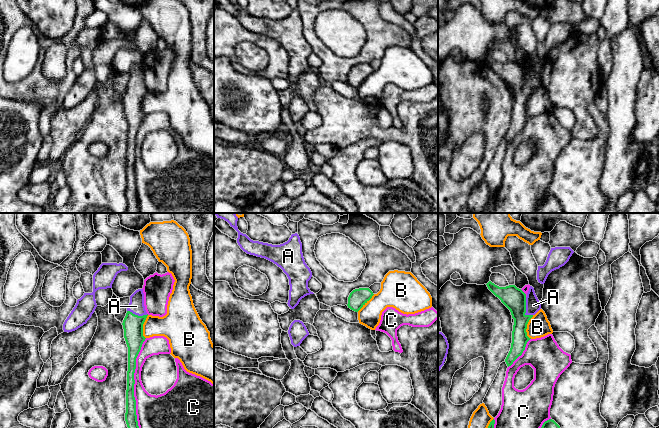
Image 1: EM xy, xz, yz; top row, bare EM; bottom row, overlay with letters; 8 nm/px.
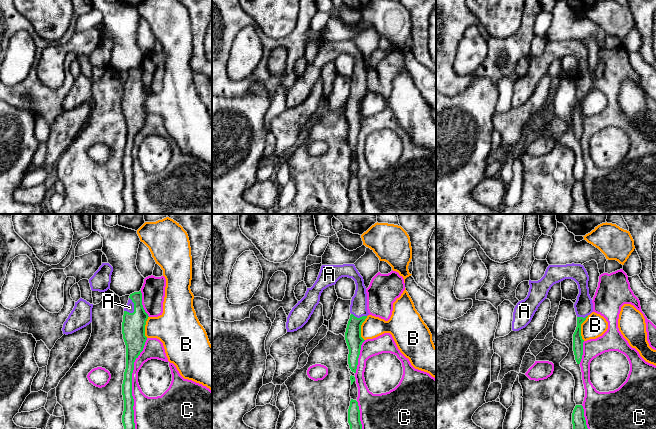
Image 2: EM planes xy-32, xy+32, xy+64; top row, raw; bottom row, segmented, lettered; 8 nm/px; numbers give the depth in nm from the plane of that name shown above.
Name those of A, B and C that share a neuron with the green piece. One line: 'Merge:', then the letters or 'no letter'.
Merge: A

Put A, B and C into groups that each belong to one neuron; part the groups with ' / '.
A / B / C

